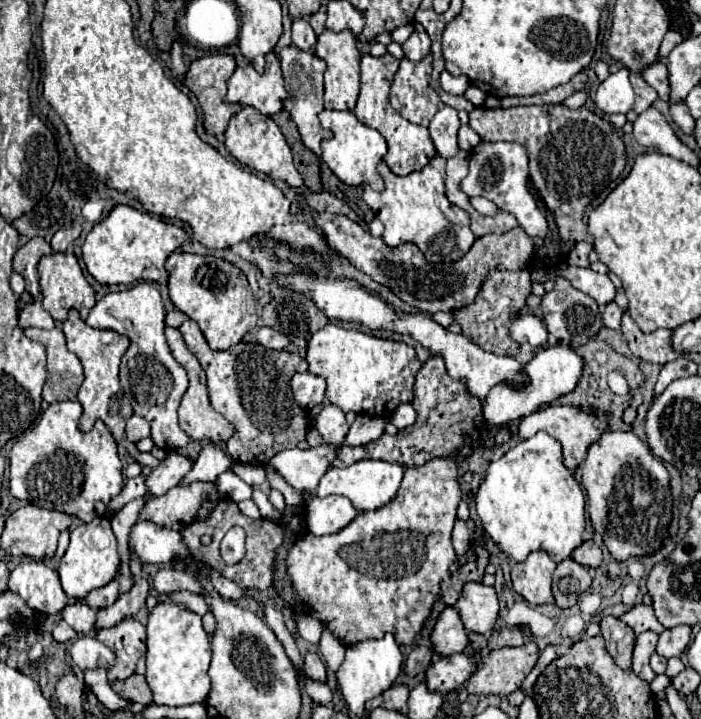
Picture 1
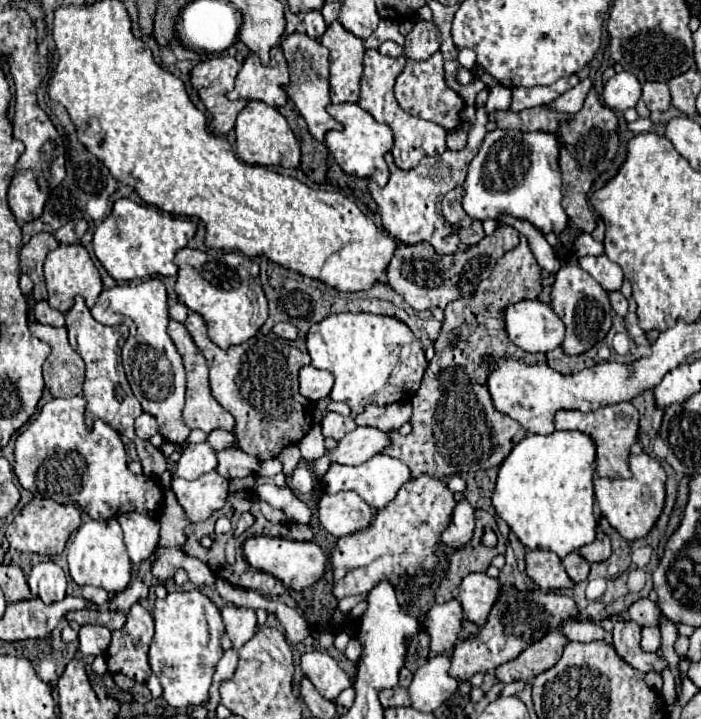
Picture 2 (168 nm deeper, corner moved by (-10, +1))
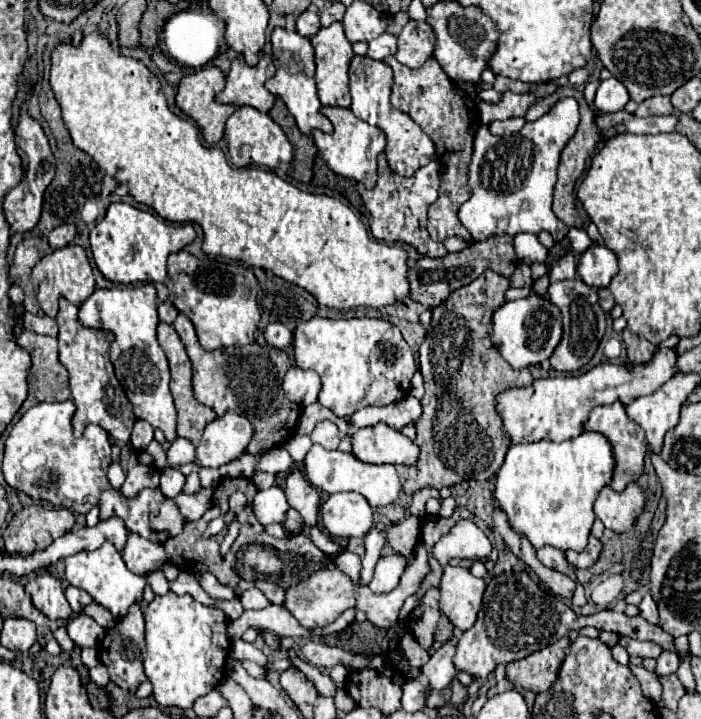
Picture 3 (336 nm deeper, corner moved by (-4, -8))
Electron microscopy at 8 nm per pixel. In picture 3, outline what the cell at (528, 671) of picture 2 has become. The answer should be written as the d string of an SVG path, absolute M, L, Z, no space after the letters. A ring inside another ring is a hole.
M558 639L556 643L540 649L520 661L512 661L506 665L506 677L512 685L524 687L530 691L546 691L556 675L566 651L570 647L570 639Z

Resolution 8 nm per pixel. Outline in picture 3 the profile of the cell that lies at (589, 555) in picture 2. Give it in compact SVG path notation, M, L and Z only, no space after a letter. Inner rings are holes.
M590 537L590 543L588 547L582 551L582 553L576 553L576 551L566 551L566 559L570 565L578 567L578 569L588 569L592 567L598 557L600 557L600 551L602 551L602 545L596 537Z

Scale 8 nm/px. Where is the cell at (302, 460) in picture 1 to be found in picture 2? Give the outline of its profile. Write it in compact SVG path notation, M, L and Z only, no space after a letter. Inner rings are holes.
M356 428L350 434L346 434L334 450L330 450L326 456L314 462L314 474L322 478L326 466L330 466L332 460L342 464L352 464L352 466L362 464L372 456L384 452L384 448L388 446L390 446L390 434L378 428Z

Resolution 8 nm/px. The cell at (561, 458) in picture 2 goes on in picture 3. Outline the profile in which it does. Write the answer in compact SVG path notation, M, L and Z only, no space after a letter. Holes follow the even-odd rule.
M584 431L578 437L572 437L562 443L552 441L538 441L538 443L520 443L512 445L506 453L504 465L496 473L496 489L494 501L506 513L508 525L514 533L526 537L534 549L544 545L552 545L560 551L584 551L590 537L590 527L594 523L592 505L598 497L598 491L610 483L614 469L612 447L608 439L594 431Z

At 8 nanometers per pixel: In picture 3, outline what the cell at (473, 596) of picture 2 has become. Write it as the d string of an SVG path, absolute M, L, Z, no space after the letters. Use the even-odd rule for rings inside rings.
M444 567L440 581L440 609L456 629L468 631L482 607L486 581L462 567Z

